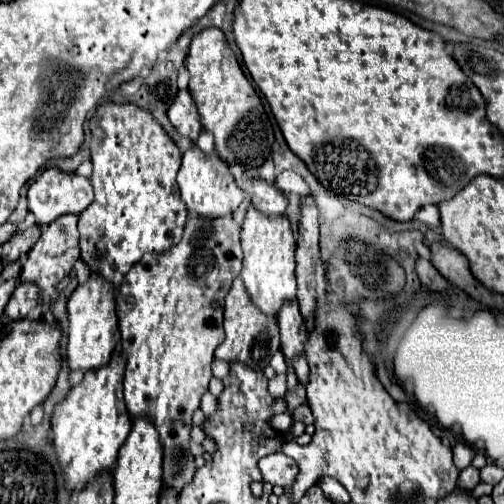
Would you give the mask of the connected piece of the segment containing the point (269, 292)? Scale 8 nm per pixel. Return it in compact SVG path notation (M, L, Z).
M249 207L247 217L241 229L241 247L243 247L243 269L239 277L245 283L245 289L253 305L269 315L279 315L285 301L293 301L297 295L295 281L295 239L293 229L287 217L265 217L257 209Z

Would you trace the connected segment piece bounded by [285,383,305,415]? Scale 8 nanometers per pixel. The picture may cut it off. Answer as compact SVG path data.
M299 383L299 387L297 387L297 391L293 391L293 393L285 393L285 399L287 399L287 411L289 411L289 415L293 415L293 411L297 409L297 405L301 405L301 403L305 403L305 387Z

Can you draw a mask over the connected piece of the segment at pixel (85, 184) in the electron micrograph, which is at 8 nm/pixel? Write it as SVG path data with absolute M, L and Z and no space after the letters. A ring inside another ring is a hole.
M47 169L41 173L41 177L29 187L27 191L27 205L29 211L35 215L35 225L41 229L53 223L57 217L63 215L81 215L89 205L93 203L93 189L89 179L61 173L59 169Z

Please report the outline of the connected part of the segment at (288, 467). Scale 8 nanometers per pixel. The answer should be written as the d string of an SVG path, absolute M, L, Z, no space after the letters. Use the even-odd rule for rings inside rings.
M273 453L267 455L259 461L259 469L263 475L263 481L271 483L271 485L291 485L293 477L297 475L297 465L293 459L285 457L283 453Z

